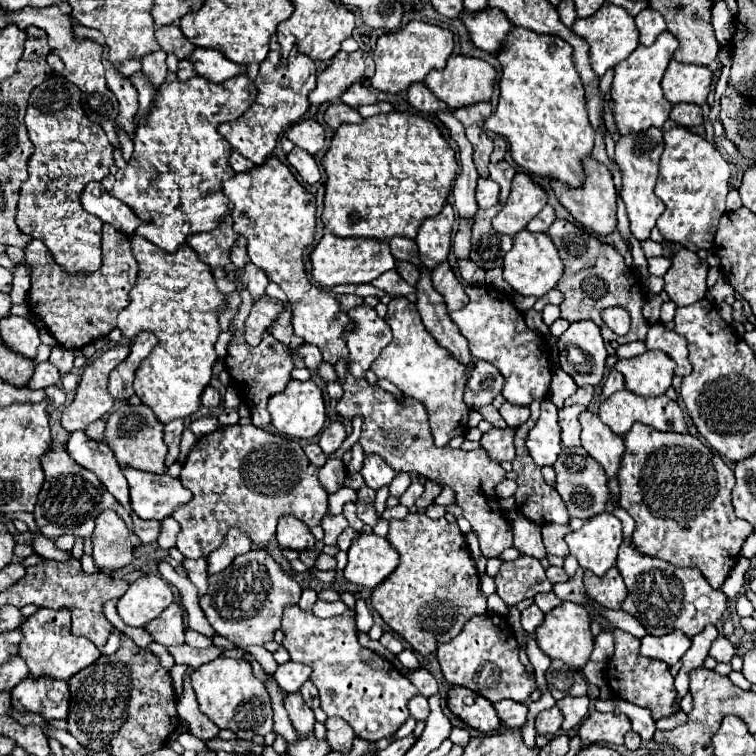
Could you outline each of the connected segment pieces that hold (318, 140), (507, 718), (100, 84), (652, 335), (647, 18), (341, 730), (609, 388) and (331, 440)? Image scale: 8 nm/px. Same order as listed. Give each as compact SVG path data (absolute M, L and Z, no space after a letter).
M299 120L291 128L287 128L285 138L289 138L295 146L303 148L313 156L325 150L325 132L315 120Z
M501 700L495 704L495 712L499 714L499 720L507 728L521 728L527 722L527 706L517 704L513 700Z
M47 6L47 8L23 8L23 10L15 10L15 12L5 12L7 24L15 24L17 28L29 28L29 26L37 26L43 28L49 34L49 46L51 52L57 54L65 68L61 72L63 78L67 78L69 82L73 82L75 86L79 86L81 90L81 104L83 110L87 114L87 118L91 122L101 124L103 120L113 120L119 114L119 102L113 96L113 92L107 88L105 84L105 72L103 72L103 62L101 62L101 54L103 54L103 46L99 46L93 40L77 40L73 34L73 20L69 14L63 14L59 6Z
M661 322L651 324L647 338L645 338L645 346L647 346L647 350L663 350L667 356L671 356L677 362L677 368L675 368L677 376L683 378L683 376L691 374L685 338L673 330L667 330Z
M645 8L635 16L637 28L639 28L639 42L643 46L651 46L655 42L655 38L667 30L665 18L653 10L653 8Z
M329 716L325 722L325 728L327 728L327 742L331 744L333 750L337 750L337 752L349 752L351 750L355 732L351 730L351 726L345 720Z
M611 370L611 374L607 376L607 380L605 380L605 384L603 384L603 396L607 398L607 396L611 396L611 394L623 390L623 388L625 388L623 374L619 374L617 370Z
M331 422L319 436L319 446L325 454L333 454L335 450L341 448L343 440L347 438L347 432L345 428L339 424L339 422Z

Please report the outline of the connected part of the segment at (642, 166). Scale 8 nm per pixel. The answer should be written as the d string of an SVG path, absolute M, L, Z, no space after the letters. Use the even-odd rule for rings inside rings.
M649 128L647 132L641 132L641 134L621 136L619 142L615 144L613 160L617 162L617 166L621 170L621 200L623 200L625 210L627 210L631 234L637 240L649 238L649 234L655 226L655 220L665 210L665 204L653 194L655 182L657 182L657 166L659 166L663 146L665 146L663 144L663 132L659 128Z

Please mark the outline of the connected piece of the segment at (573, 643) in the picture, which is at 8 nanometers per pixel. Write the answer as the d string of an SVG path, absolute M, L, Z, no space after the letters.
M563 602L545 614L545 622L535 632L539 648L549 656L563 660L565 664L583 668L593 652L593 636L591 636L591 614L587 606L575 602Z

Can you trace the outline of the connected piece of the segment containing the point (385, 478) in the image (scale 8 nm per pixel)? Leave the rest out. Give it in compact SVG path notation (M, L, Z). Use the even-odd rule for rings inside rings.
M365 456L365 464L361 470L365 484L373 490L379 490L383 486L389 486L395 478L395 470L391 466L387 466L387 462L383 462L383 458L379 456Z

